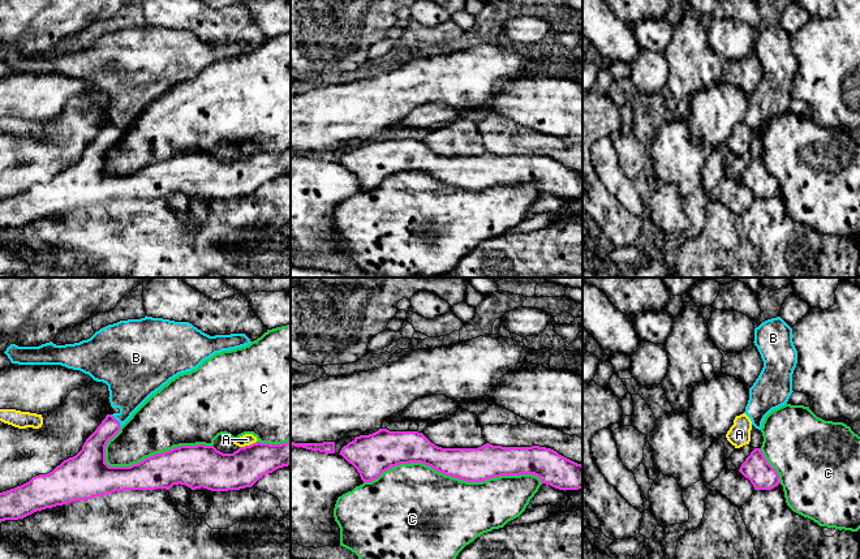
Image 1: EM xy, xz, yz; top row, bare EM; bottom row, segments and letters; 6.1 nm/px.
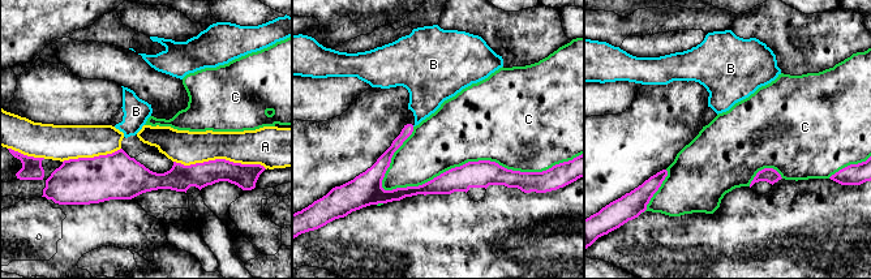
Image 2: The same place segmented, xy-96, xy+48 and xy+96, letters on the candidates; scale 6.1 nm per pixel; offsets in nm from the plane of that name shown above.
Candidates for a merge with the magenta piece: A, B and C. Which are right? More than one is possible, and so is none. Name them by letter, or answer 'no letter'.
B

